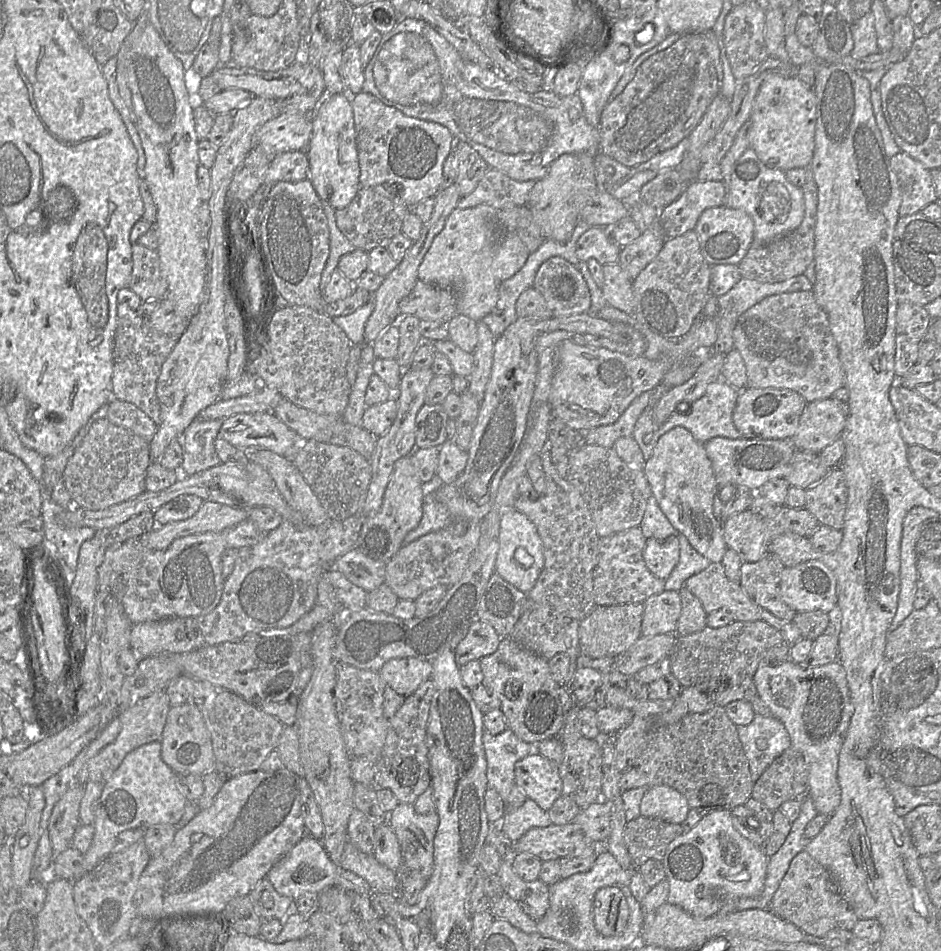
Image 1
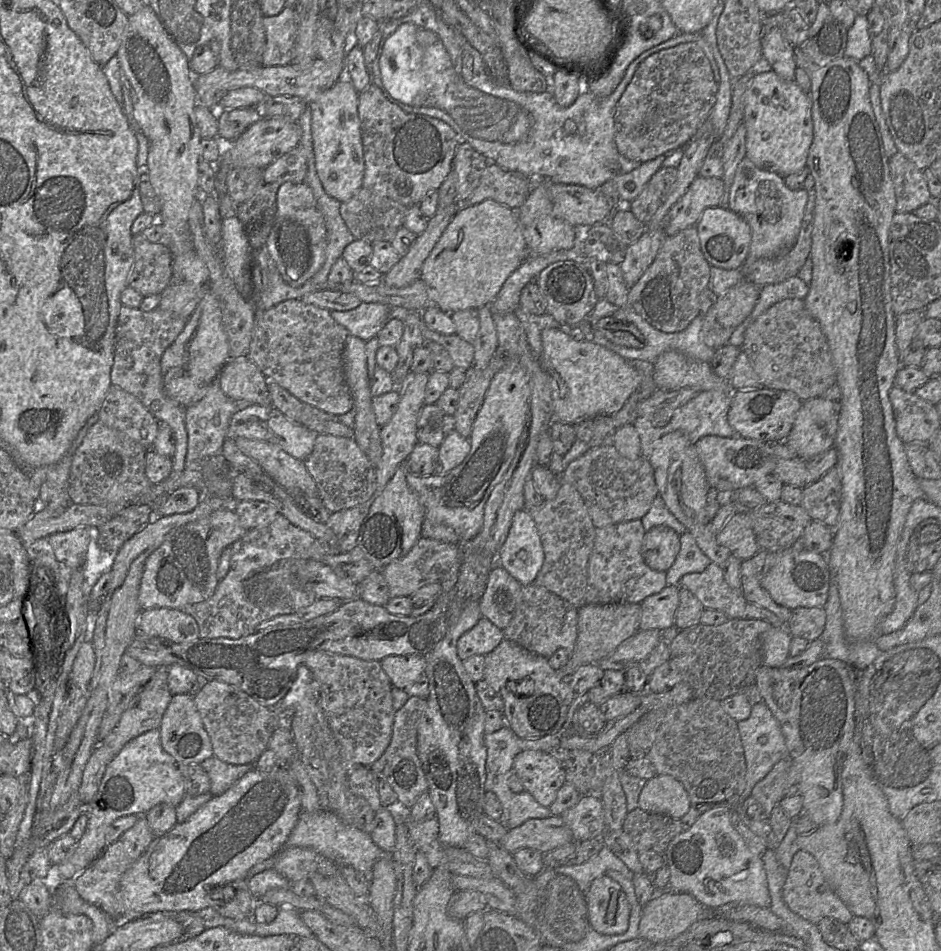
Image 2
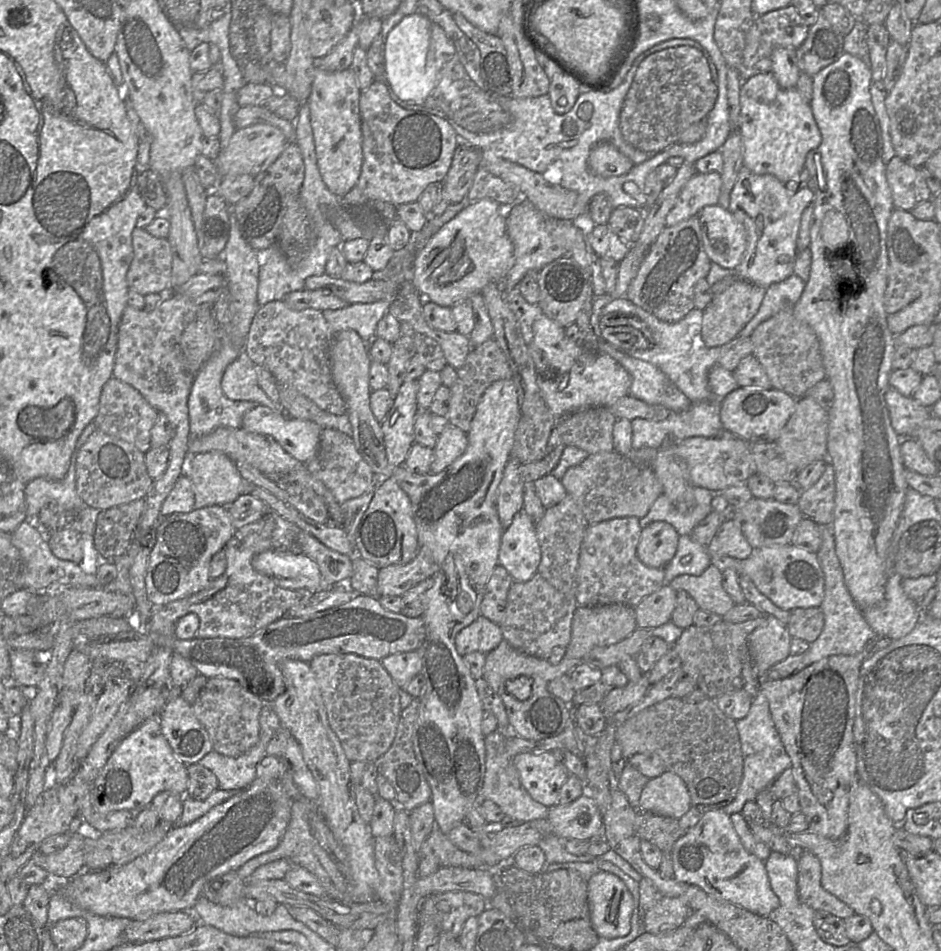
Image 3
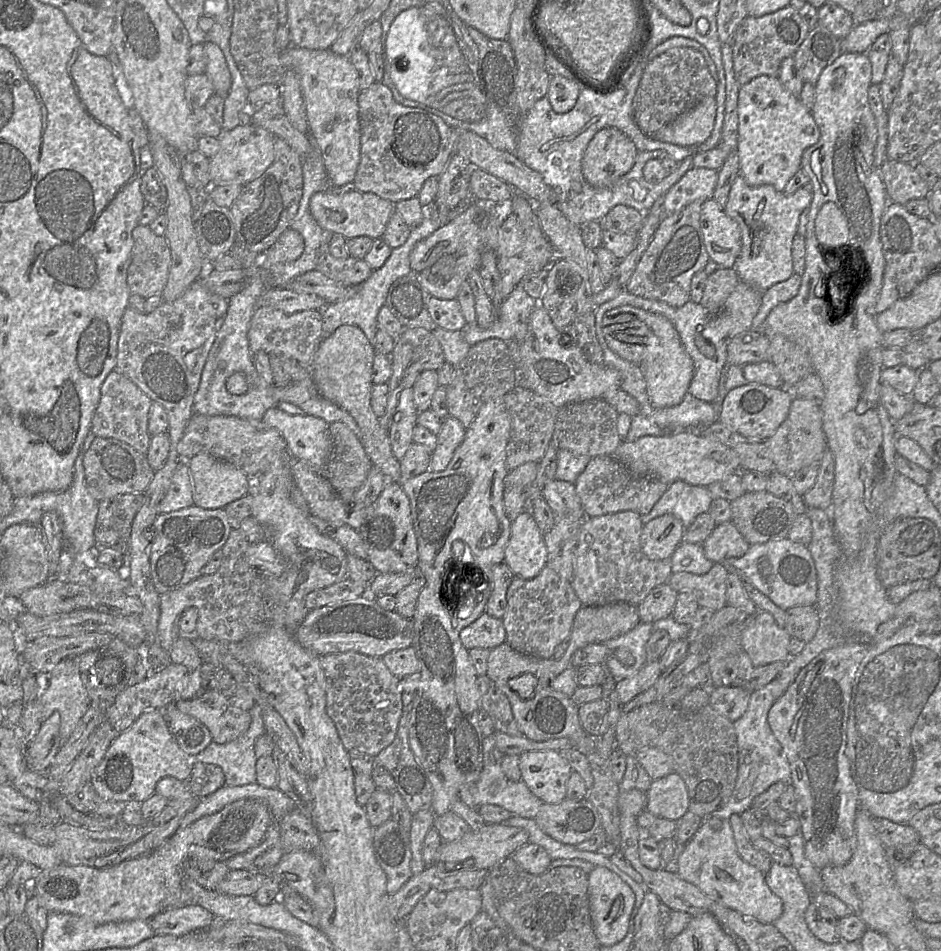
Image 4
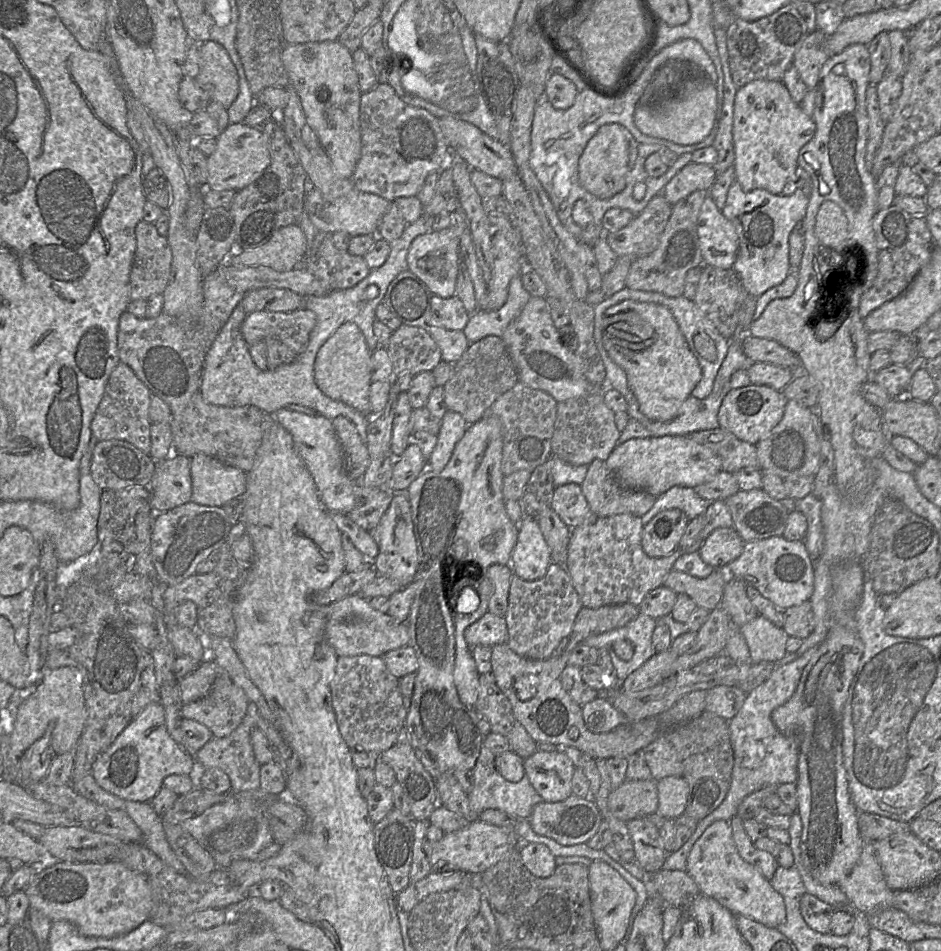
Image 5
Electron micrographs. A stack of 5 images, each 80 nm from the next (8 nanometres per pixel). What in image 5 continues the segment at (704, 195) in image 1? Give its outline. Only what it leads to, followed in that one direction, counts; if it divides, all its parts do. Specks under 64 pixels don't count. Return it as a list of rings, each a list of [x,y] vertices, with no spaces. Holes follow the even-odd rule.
[[[691,162],[684,166],[664,187],[663,195],[671,205],[675,205],[696,190],[709,191],[716,177],[716,171],[712,166]]]

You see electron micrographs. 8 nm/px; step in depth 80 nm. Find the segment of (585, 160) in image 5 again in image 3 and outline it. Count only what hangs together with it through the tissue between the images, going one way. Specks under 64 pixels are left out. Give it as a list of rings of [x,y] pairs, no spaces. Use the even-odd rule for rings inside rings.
[[[609,141],[594,145],[588,157],[589,169],[601,177],[621,176],[628,173],[633,165],[631,159]]]

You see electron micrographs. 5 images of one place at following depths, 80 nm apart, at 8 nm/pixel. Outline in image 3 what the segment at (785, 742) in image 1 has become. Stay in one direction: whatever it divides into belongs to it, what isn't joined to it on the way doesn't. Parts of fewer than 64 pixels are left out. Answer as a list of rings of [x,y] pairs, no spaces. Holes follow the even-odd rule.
[[[761,691],[752,698],[752,704],[746,717],[736,720],[736,727],[741,743],[743,776],[733,801],[721,808],[728,815],[740,813],[746,802],[755,801],[759,792],[770,787],[785,769],[791,767],[791,759],[785,751],[770,714],[768,699]]]

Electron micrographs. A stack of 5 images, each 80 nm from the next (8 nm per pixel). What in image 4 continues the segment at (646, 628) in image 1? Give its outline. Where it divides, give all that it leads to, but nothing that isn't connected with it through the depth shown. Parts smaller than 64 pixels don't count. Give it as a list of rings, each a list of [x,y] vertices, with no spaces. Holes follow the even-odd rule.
[[[667,582],[653,588],[637,605],[640,622],[651,623],[672,616],[678,592]]]

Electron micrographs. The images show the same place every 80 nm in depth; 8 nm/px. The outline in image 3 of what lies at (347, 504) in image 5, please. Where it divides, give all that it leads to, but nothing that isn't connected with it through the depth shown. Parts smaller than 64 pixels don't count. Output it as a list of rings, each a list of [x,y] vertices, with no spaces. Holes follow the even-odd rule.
[[[257,405],[242,418],[243,429],[273,437],[292,457],[307,463],[318,452],[322,428],[314,421],[283,417],[281,412]]]

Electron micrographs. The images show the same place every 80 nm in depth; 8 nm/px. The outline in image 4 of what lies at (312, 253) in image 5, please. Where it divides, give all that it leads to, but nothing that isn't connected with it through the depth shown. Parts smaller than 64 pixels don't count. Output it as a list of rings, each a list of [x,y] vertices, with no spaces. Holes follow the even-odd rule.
[[[329,252],[320,256],[315,270],[345,286],[361,284],[373,271],[364,259],[335,258]]]

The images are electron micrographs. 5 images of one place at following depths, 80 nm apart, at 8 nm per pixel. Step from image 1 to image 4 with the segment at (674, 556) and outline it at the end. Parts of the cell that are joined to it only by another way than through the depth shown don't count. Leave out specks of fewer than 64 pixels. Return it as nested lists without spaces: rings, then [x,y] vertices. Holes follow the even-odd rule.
[[[672,514],[656,517],[643,525],[640,536],[641,550],[650,560],[671,558],[683,541],[684,530],[682,522]]]

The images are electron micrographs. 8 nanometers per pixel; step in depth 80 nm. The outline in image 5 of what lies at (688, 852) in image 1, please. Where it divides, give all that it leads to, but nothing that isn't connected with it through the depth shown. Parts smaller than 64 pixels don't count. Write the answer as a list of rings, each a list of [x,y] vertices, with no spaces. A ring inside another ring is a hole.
[[[717,820],[705,829],[691,848],[687,857],[685,871],[696,882],[700,893],[716,899],[734,915],[743,915],[763,925],[775,928],[786,919],[783,897],[773,889],[770,880],[767,880],[759,870],[740,856],[732,836],[730,822],[727,820]]]

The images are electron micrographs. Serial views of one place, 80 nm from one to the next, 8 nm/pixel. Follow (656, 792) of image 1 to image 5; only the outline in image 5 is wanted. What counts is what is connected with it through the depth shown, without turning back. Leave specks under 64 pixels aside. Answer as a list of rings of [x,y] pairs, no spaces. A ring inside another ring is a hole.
[[[666,776],[657,781],[658,807],[655,813],[676,819],[685,812],[689,787],[682,776]]]

